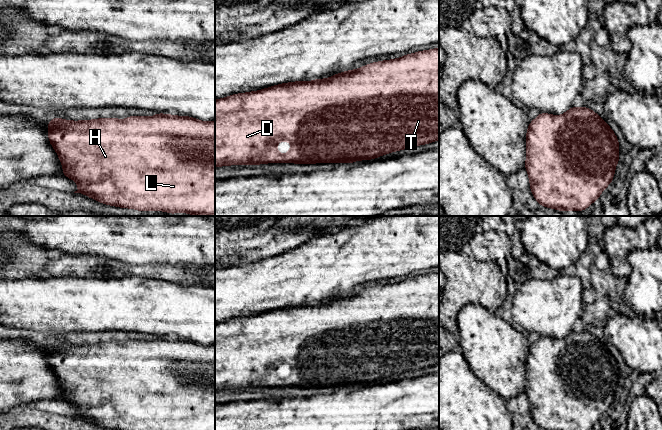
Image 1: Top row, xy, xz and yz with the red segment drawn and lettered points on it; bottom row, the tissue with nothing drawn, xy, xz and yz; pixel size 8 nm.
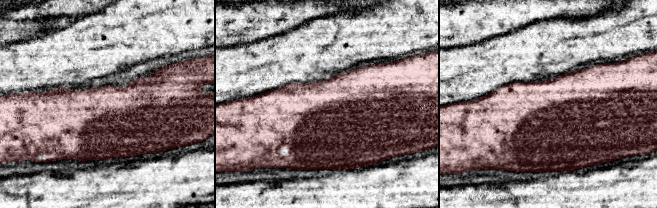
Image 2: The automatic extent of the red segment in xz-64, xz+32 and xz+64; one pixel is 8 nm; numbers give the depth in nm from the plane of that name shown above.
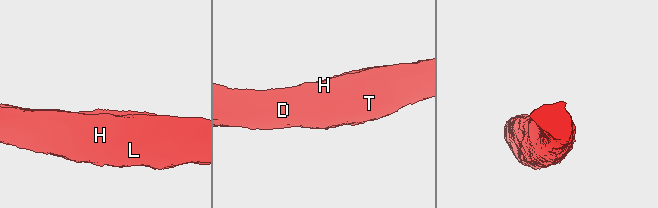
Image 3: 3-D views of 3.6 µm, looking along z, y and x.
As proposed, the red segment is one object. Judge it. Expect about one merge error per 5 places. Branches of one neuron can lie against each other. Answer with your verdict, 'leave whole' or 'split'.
leave whole

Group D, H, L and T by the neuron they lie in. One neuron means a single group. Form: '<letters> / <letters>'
D H L T

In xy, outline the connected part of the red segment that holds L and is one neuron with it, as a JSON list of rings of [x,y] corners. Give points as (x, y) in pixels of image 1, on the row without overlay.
[[[157,337],[152,341],[129,339],[125,344],[120,344],[117,342],[99,342],[96,344],[69,345],[55,341],[49,347],[47,347],[47,350],[49,352],[49,366],[53,370],[54,374],[58,377],[59,384],[63,389],[63,396],[61,398],[78,407],[78,414],[74,417],[85,418],[88,421],[95,423],[103,428],[112,430],[215,430],[215,345],[203,346],[193,341]]]

